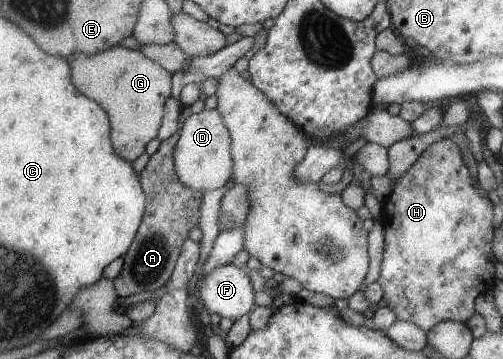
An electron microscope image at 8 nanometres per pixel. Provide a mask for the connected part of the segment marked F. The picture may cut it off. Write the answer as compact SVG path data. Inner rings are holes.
M224 264L202 280L200 300L210 313L235 321L254 309L254 290L239 266Z

